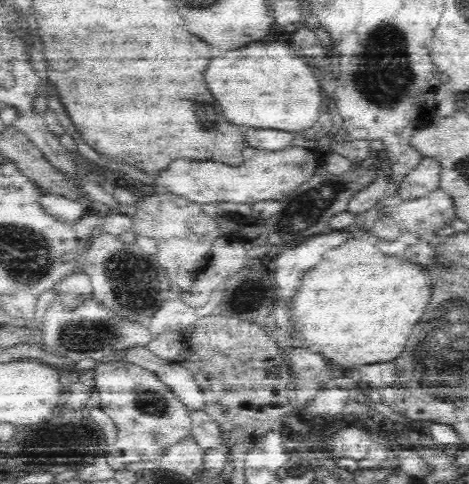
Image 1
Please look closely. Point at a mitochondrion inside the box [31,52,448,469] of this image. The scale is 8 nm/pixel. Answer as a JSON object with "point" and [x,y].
{"point":[135,282]}

